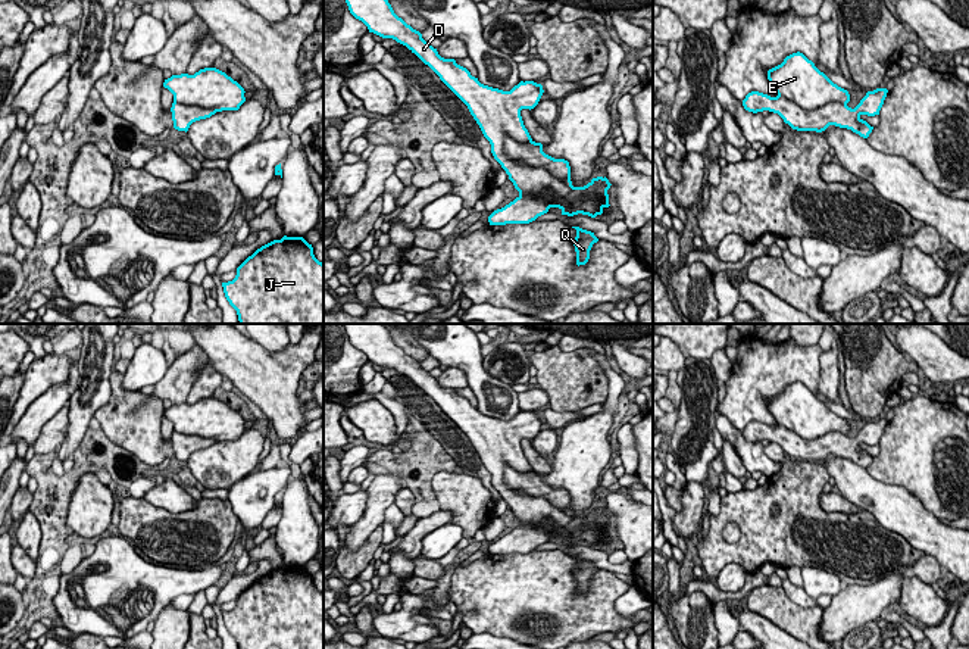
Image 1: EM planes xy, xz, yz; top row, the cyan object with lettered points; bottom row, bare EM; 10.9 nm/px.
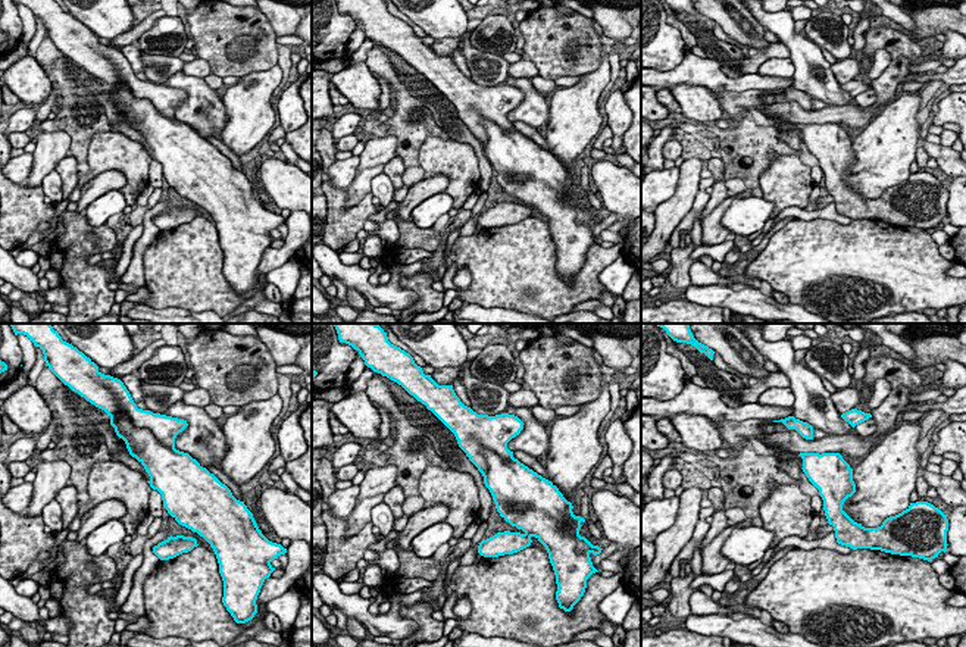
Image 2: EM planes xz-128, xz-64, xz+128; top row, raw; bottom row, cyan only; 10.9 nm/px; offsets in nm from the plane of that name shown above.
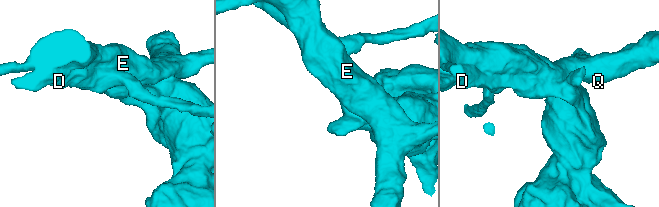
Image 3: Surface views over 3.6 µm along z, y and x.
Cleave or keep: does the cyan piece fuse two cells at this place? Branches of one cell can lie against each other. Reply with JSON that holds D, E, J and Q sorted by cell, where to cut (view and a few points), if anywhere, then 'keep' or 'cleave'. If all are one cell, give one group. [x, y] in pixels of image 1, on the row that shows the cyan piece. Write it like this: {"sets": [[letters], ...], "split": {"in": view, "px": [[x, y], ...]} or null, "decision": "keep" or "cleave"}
{"sets": [["D", "J"], ["E", "Q"]], "split": {"in": "xz", "px": [[503, 139], [503, 152], [510, 159], [543, 167], [571, 184]]}, "decision": "cleave"}

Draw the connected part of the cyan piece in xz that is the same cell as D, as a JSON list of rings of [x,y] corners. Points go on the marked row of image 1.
[[[346,0],[346,3],[350,13],[362,21],[369,32],[406,46],[468,106],[490,141],[494,159],[519,191],[513,202],[488,216],[490,225],[529,224],[547,213],[550,208],[556,208],[556,203],[540,196],[544,190],[551,190],[559,203],[591,218],[601,215],[603,209],[610,206],[607,190],[612,184],[606,177],[593,178],[584,187],[573,187],[554,178],[544,168],[518,163],[506,156],[506,137],[519,143],[532,141],[521,110],[531,110],[538,104],[544,93],[541,84],[521,81],[510,91],[484,85],[454,59],[441,57],[419,31],[394,13],[388,0]]]

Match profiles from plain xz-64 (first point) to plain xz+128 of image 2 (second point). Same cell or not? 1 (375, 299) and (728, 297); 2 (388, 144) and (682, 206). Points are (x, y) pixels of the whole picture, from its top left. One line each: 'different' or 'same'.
1: same
2: same

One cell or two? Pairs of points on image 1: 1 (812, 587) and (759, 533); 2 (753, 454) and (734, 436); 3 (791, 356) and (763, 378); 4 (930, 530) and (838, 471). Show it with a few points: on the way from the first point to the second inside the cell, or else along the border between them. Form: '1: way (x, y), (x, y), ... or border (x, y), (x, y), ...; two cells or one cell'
1: border (805, 565), (802, 568); two cells
2: way (749, 451), (738, 440); one cell
3: way (784, 364), (777, 365), (771, 371); one cell
4: way (907, 517), (890, 504), (860, 489); one cell

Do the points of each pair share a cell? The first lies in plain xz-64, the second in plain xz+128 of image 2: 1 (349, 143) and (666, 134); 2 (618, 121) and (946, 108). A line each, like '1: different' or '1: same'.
1: different
2: different

